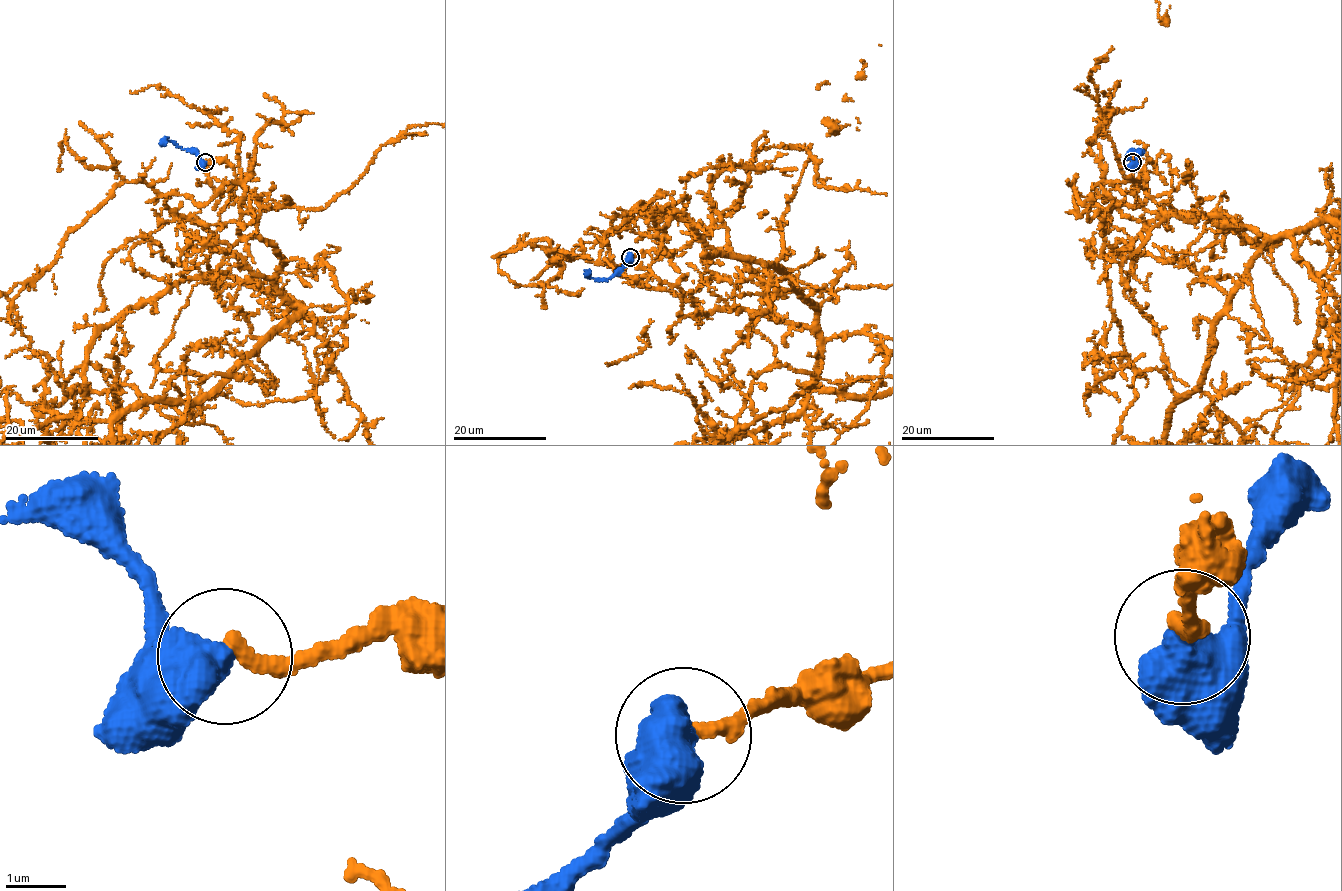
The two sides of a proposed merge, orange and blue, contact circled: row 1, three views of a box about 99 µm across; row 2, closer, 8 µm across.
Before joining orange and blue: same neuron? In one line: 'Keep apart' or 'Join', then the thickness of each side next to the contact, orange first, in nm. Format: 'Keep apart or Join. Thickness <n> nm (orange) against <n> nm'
Keep apart. Thickness 240 nm (orange) against 700 nm

